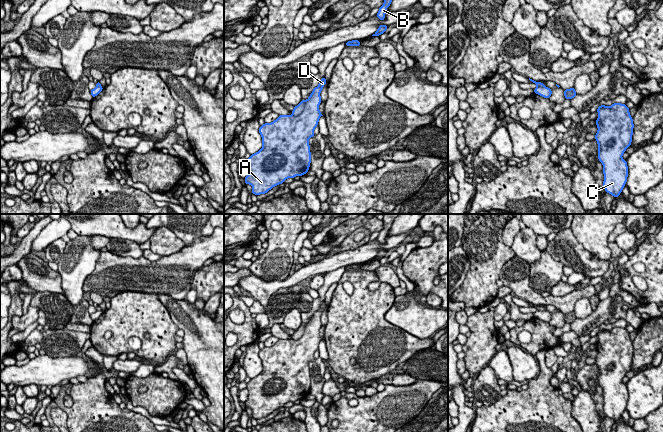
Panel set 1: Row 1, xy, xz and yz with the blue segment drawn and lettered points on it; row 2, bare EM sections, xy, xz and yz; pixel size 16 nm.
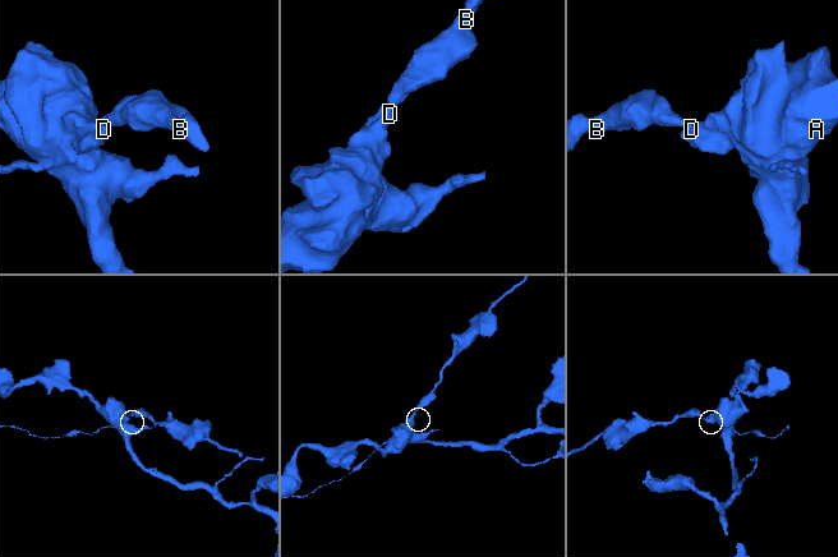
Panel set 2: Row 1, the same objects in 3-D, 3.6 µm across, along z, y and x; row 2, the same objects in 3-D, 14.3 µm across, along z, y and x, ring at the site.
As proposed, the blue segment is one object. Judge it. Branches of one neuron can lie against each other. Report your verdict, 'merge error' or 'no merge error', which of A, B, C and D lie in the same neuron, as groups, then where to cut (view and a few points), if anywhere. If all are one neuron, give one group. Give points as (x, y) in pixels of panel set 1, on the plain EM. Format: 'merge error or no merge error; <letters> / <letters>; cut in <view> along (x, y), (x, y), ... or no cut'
merge error; A C D / B; cut in xz along (308, 323), (303, 334), (297, 339), (292, 339)

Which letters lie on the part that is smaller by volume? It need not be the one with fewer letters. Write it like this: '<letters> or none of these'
B

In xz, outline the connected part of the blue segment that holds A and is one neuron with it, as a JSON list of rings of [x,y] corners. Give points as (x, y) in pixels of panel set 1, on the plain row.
[[[324,301],[320,303],[300,339],[279,339],[272,347],[265,347],[259,351],[263,369],[247,383],[248,399],[244,402],[245,408],[252,410],[252,418],[265,418],[273,411],[284,407],[286,403],[305,399],[309,395],[311,387],[309,363],[315,359],[314,353],[323,340],[319,334],[322,325],[320,317],[326,307]]]

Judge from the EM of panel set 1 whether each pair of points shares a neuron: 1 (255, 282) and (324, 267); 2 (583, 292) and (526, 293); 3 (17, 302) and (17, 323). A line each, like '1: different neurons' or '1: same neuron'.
1: same neuron
2: same neuron
3: different neurons

